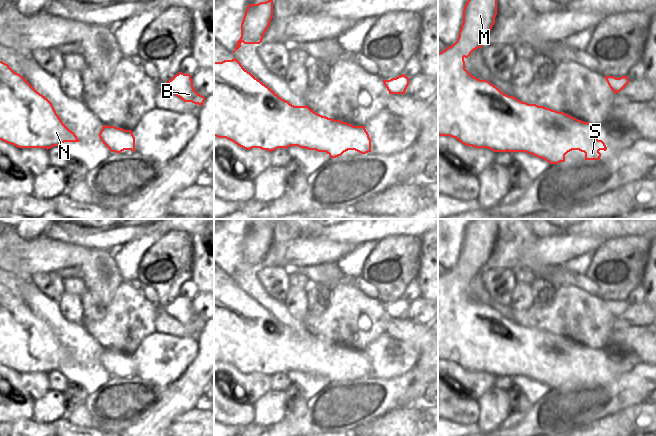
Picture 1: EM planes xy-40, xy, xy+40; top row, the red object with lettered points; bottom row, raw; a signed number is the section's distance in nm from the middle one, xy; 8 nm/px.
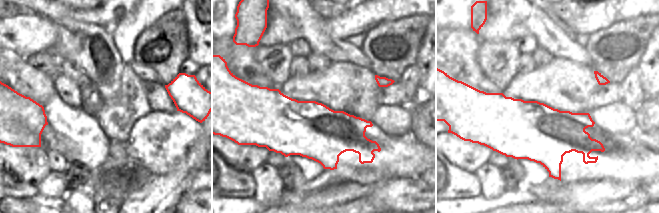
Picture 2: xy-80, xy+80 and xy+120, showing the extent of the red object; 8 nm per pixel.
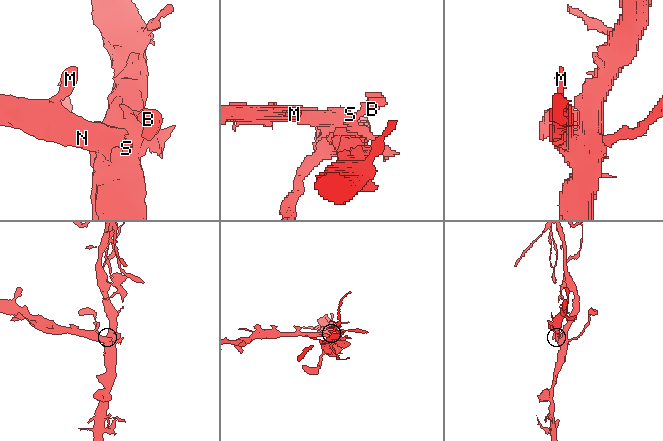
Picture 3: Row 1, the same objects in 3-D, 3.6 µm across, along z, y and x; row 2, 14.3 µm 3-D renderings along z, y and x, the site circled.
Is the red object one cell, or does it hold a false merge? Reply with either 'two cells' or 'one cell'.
two cells

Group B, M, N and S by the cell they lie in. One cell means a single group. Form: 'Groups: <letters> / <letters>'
Groups: B S / M N.

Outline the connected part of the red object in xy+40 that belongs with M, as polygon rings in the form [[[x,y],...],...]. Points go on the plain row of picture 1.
[[[471,219],[463,233],[463,247],[457,265],[438,277],[438,359],[456,362],[474,372],[507,376],[510,372],[520,372],[524,360],[529,361],[530,368],[537,367],[535,358],[527,353],[530,348],[546,348],[552,358],[562,358],[562,352],[575,351],[582,345],[564,336],[508,320],[489,305],[480,304],[465,293],[464,283],[485,268],[496,239],[497,219]]]

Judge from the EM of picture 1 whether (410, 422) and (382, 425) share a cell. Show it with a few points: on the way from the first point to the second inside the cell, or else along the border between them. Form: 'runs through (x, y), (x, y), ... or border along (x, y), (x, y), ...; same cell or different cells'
runs through (403, 423), (389, 425); same cell

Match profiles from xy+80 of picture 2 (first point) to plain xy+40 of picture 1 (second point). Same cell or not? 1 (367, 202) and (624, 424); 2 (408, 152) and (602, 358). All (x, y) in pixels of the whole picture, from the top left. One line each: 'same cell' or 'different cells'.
1: same cell
2: same cell

